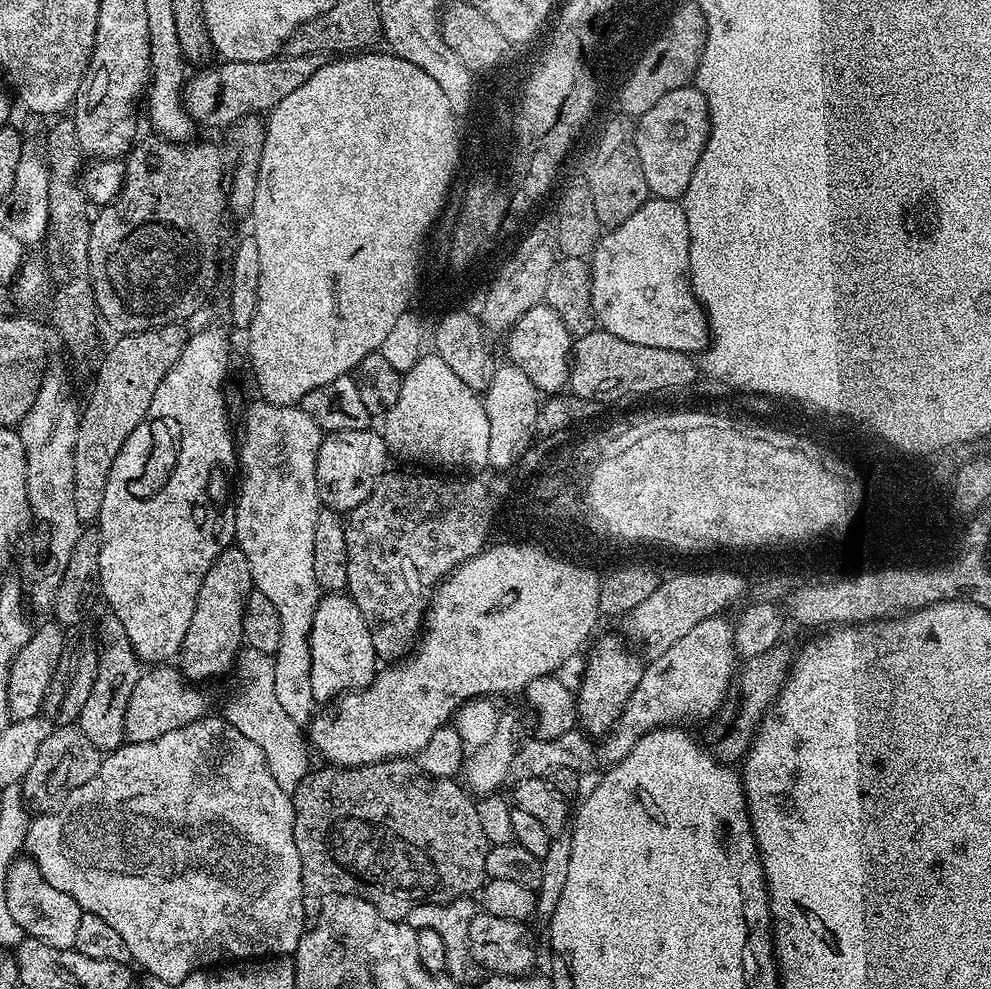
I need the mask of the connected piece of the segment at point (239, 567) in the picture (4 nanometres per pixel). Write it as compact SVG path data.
M235 546L225 548L222 554L218 554L210 570L206 570L206 578L202 578L194 618L190 618L186 638L180 647L178 667L189 682L204 682L200 680L212 680L223 672L233 671L244 644L244 597L251 591L252 575L246 554Z

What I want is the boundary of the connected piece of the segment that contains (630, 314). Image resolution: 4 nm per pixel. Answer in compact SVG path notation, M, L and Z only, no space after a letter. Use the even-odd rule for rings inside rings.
M649 198L626 222L622 222L617 228L605 231L596 243L596 248L590 257L590 271L592 274L592 312L596 315L596 323L603 331L614 334L626 342L638 342L638 346L658 346L658 350L678 350L689 354L703 353L710 344L708 330L708 315L704 313L704 307L698 303L692 293L692 284L688 280L688 263L690 262L690 230L686 226L686 214L680 200L661 200Z

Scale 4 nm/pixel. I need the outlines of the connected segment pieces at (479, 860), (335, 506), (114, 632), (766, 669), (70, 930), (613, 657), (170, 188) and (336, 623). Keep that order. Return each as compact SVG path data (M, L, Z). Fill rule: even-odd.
M401 758L399 760L383 760L382 762L374 762L373 764L363 764L357 768L337 768L335 766L320 766L317 770L309 771L308 775L302 778L295 792L291 793L292 809L294 810L294 846L298 846L298 858L302 862L302 878L304 879L305 889L309 893L320 892L321 897L332 896L334 893L346 894L347 896L361 896L363 900L369 900L374 907L377 908L386 918L391 920L403 921L407 917L408 911L419 904L450 904L454 900L471 897L473 894L479 893L486 877L486 854L490 847L486 834L482 834L482 822L478 822L478 810L476 809L476 800L455 779L447 776L431 776L424 767L415 759Z
M371 427L362 430L329 432L318 446L316 477L320 503L325 509L337 514L347 514L368 497L370 490L379 482L386 471L384 463L390 460L390 453L383 435L372 432Z
M104 614L100 625L95 625L94 635L98 641L100 657L96 666L94 684L90 686L90 698L86 698L86 706L82 706L78 725L86 738L100 749L101 753L107 754L125 743L126 702L130 700L134 682L138 682L140 677L142 661L134 654L134 646L130 646L130 638L126 638L126 630L116 616Z
M777 646L766 654L756 654L747 657L739 665L738 682L731 685L727 699L720 705L718 711L709 719L708 729L702 735L707 751L715 756L721 764L729 766L743 761L748 749L752 747L752 738L760 727L765 712L772 707L788 678L788 670L794 659L793 649ZM740 682L740 684L739 684ZM736 760L736 761L735 761Z
M30 858L13 859L6 874L6 901L11 917L21 926L25 937L46 942L46 946L55 948L75 948L74 938L78 931L78 918L82 909L70 894L54 890L42 872Z
M619 635L616 636L601 638L600 648L591 654L588 666L584 670L584 677L580 680L580 688L578 687L576 692L579 727L592 738L608 736L612 727L618 722L627 699L638 686L646 665L643 659L640 661L630 649L624 648L625 641Z
M163 138L141 139L133 143L124 160L124 184L120 193L110 203L103 205L100 212L91 217L92 229L88 239L88 263L86 271L92 279L90 290L96 299L96 310L101 321L104 320L116 331L116 334L139 334L151 328L161 328L167 324L180 324L188 320L204 304L208 291L212 288L212 279L216 276L216 231L220 228L220 219L226 216L226 164L224 152L216 144L196 144L197 142L177 142Z
M343 591L329 592L321 595L314 610L314 622L310 630L310 690L317 702L335 701L338 694L349 690L365 688L372 683L378 671L378 657L372 641L372 629L362 618L362 610L353 602L351 596Z

